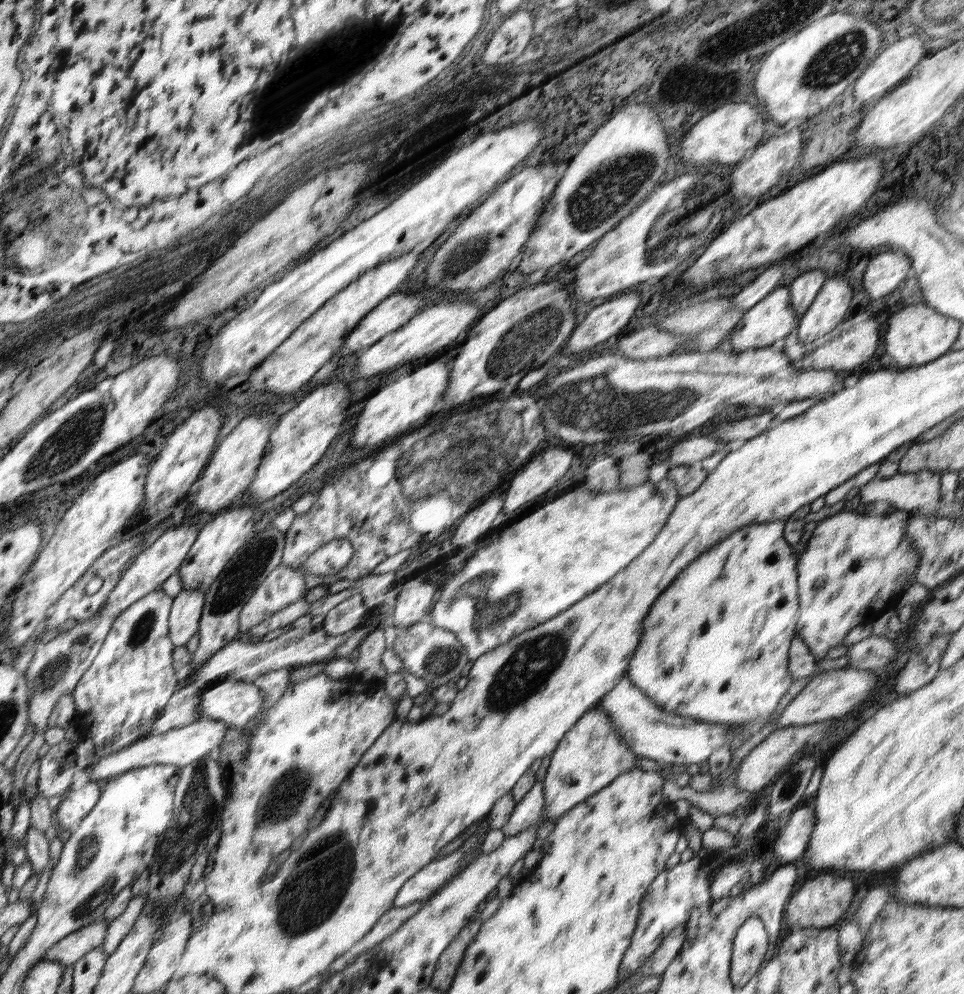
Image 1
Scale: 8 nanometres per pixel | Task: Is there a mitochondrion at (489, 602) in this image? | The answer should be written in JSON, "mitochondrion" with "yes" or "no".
{"mitochondrion":"yes"}

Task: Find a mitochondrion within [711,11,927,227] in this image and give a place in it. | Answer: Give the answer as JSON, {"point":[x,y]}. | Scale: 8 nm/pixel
{"point":[836,59]}

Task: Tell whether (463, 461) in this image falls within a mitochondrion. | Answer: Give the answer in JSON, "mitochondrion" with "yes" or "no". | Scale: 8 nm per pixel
{"mitochondrion":"yes"}

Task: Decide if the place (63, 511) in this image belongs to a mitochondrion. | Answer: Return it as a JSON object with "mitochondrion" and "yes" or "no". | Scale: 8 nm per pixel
{"mitochondrion":"no"}

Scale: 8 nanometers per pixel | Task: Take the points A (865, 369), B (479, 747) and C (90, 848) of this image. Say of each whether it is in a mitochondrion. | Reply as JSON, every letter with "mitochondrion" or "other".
{"A":"other","B":"other","C":"mitochondrion"}

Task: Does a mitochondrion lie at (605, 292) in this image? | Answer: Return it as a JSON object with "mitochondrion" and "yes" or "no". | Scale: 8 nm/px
{"mitochondrion":"no"}

